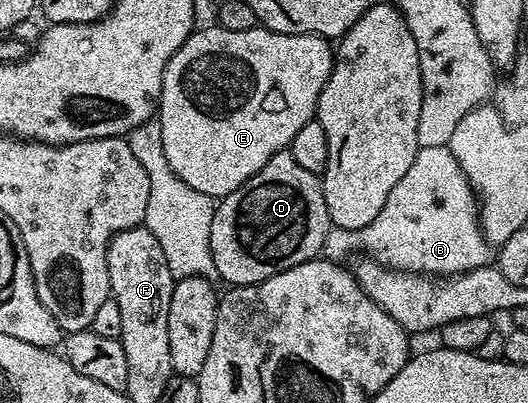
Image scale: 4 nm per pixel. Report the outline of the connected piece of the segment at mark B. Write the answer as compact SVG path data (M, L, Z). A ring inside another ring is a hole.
M449 146L421 147L414 157L414 165L410 165L410 170L403 175L402 181L398 181L398 185L390 189L386 205L382 205L378 217L374 217L370 225L363 229L342 229L333 226L328 228L323 250L327 258L344 261L347 255L355 256L360 253L355 251L363 252L367 258L378 261L384 267L393 267L395 271L414 271L433 277L460 275L464 271L489 266L491 259L488 258L491 255L493 258L494 251L484 239L483 229L480 227L477 193Z

